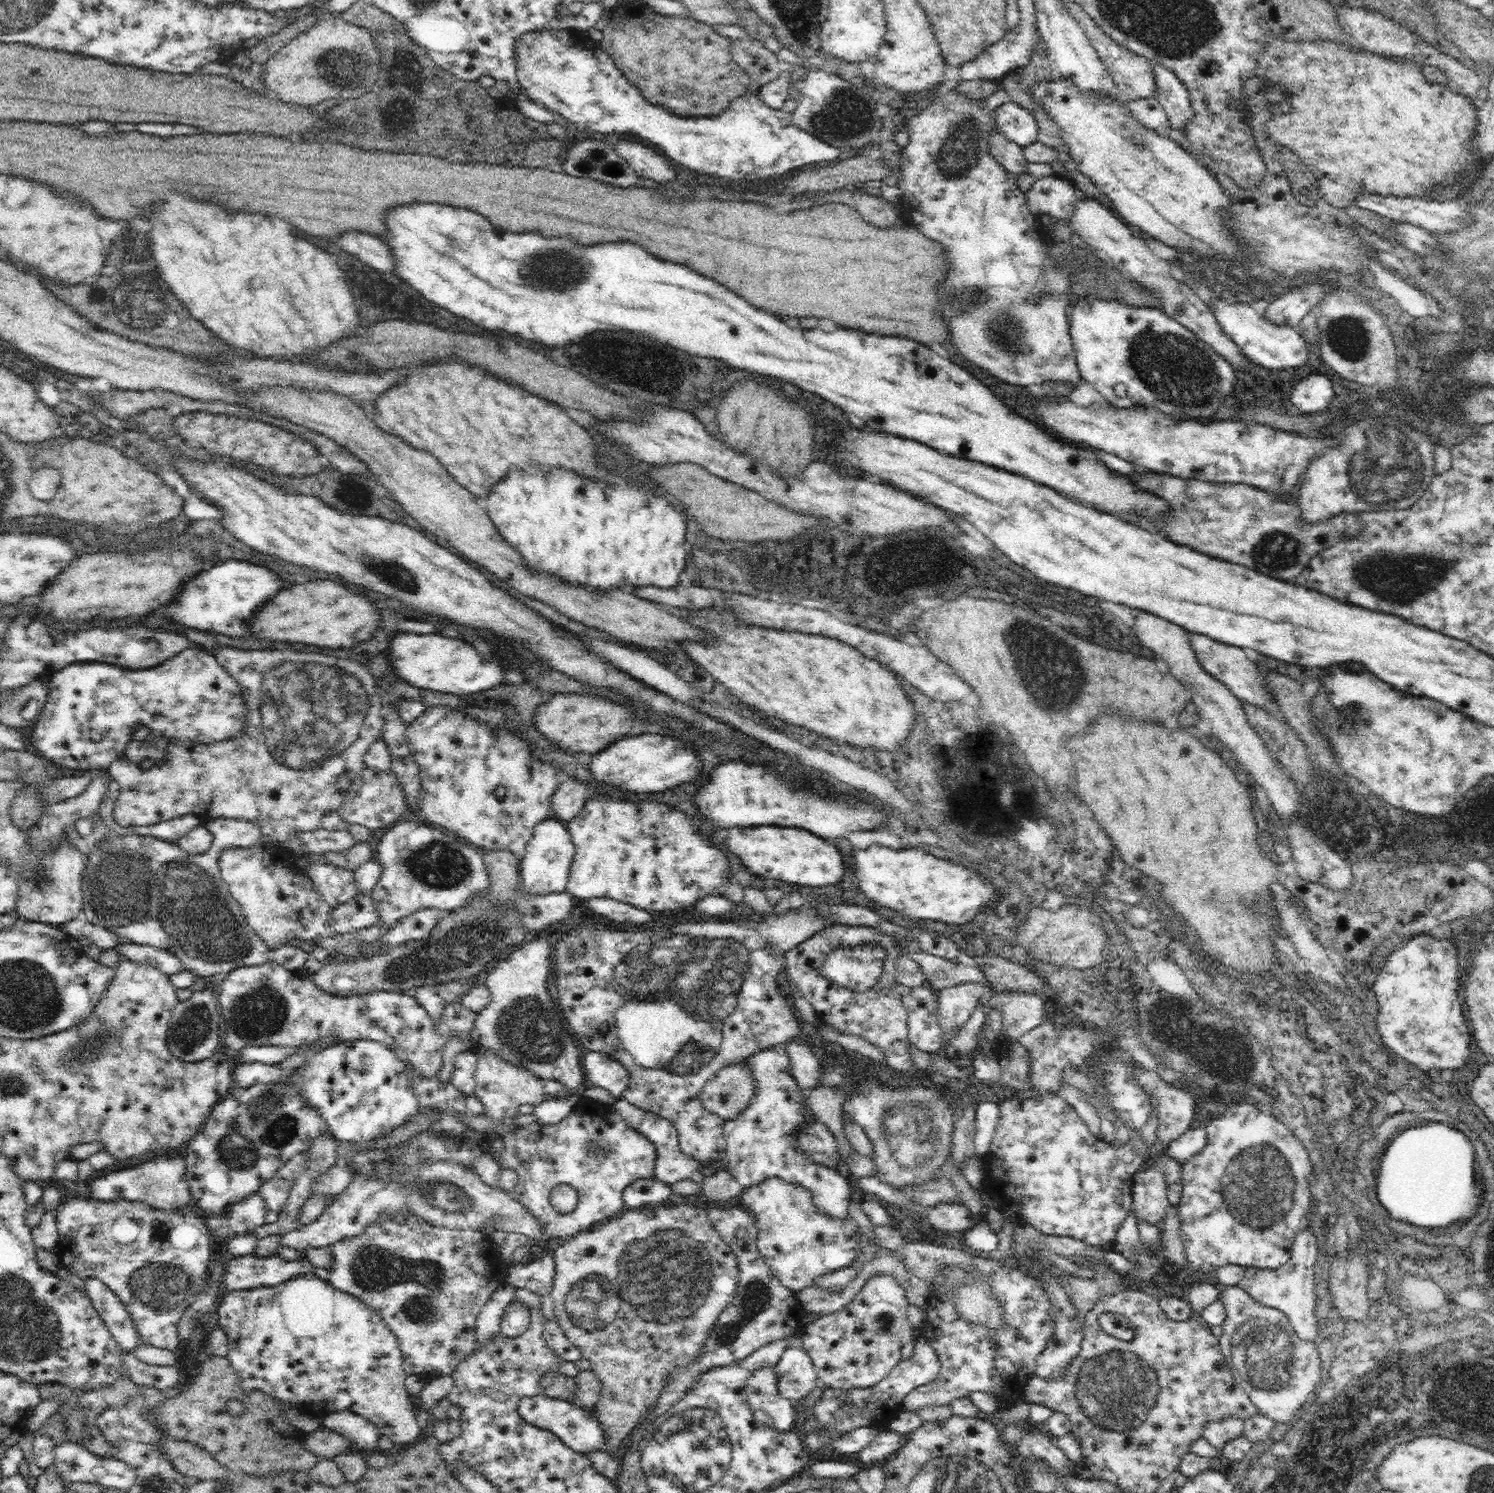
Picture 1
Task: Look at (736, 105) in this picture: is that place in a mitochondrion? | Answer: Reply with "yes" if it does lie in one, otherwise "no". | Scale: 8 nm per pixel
no

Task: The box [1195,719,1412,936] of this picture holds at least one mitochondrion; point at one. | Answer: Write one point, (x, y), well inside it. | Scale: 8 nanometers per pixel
(1318, 788)

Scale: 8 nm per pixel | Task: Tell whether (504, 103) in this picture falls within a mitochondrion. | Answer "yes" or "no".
no

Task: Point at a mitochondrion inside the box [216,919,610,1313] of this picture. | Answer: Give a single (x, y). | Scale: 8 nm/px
(271, 1125)

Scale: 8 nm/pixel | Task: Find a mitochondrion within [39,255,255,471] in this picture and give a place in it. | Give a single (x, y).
(137, 309)

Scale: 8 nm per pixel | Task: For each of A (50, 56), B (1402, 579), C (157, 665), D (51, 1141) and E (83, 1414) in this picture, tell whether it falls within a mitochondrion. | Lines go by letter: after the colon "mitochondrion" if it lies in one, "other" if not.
A: other
B: mitochondrion
C: other
D: other
E: mitochondrion

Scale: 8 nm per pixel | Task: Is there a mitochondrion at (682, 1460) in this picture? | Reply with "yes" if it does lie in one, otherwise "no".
yes

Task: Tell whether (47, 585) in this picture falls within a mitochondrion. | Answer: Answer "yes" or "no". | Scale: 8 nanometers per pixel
no

